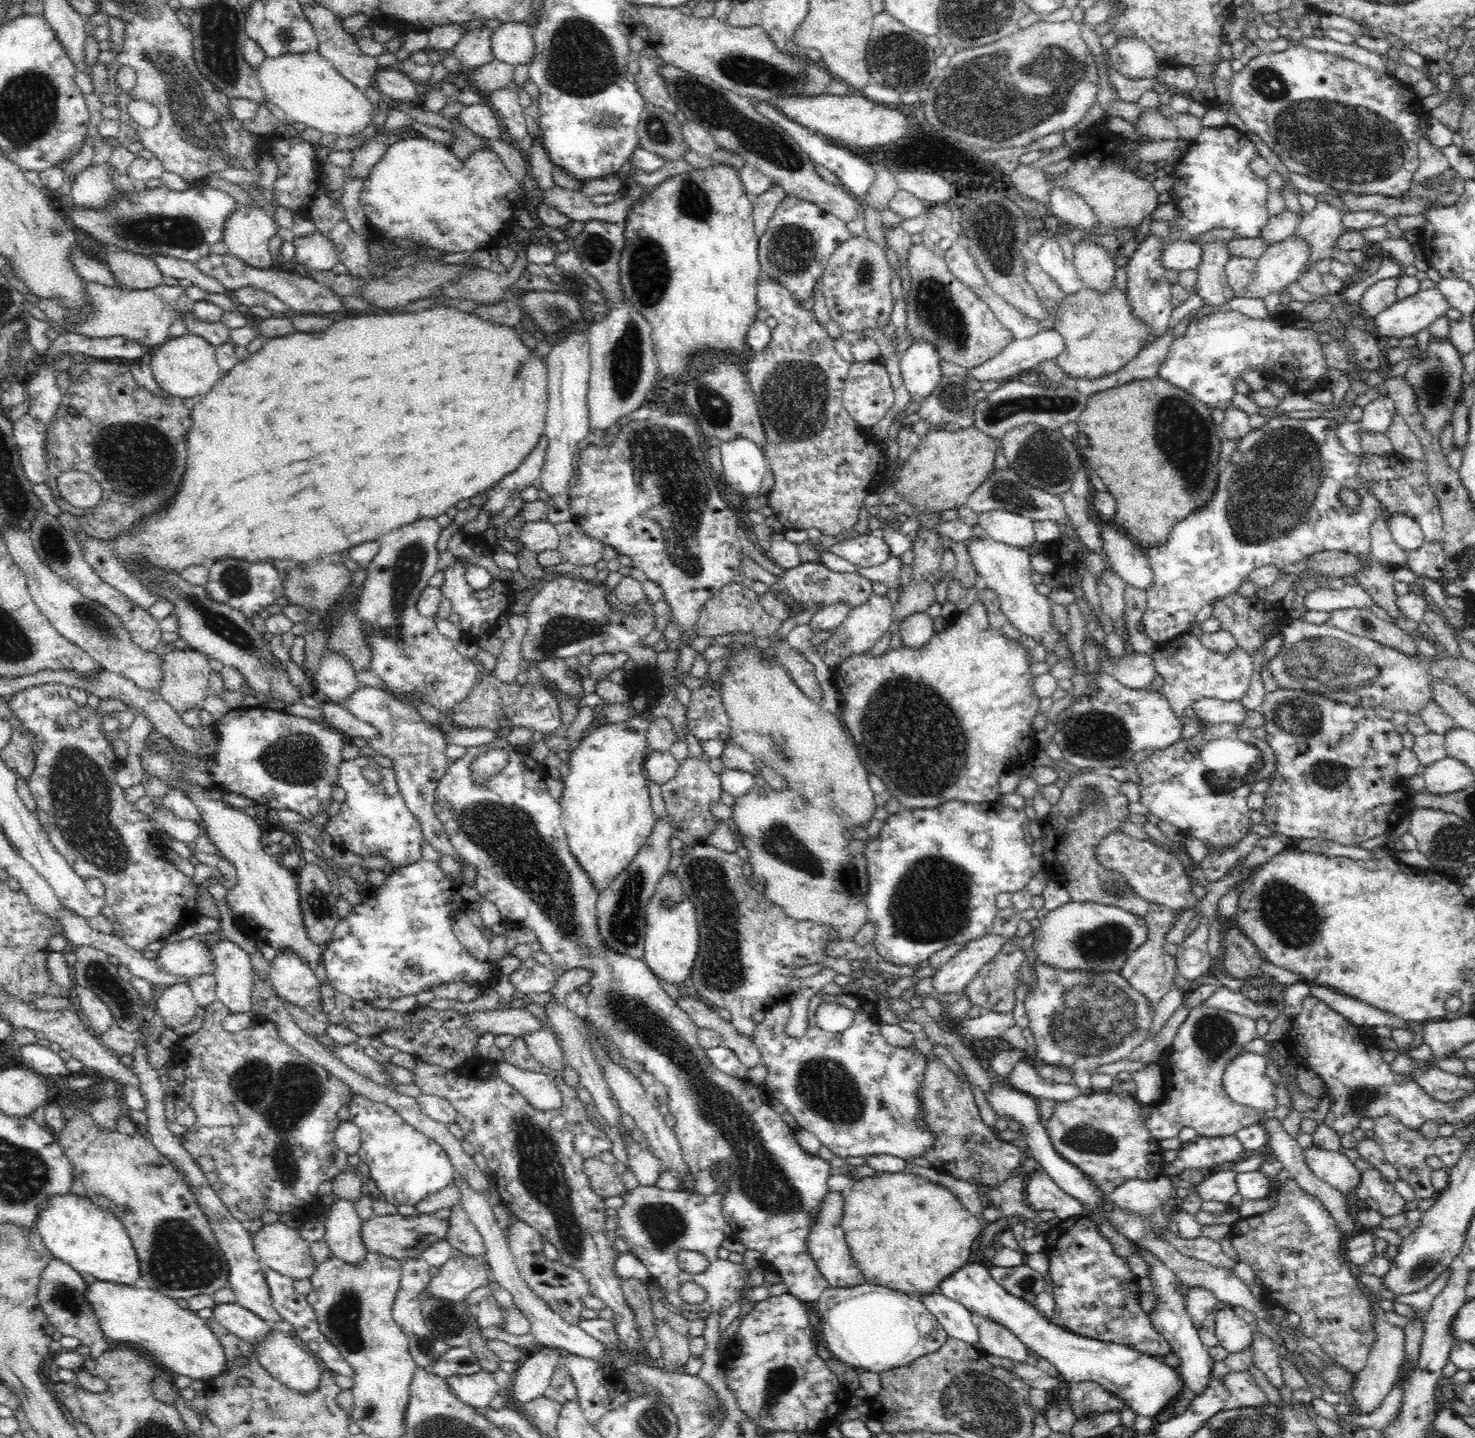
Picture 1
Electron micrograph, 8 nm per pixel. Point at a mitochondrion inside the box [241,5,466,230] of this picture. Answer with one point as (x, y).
(285, 35)

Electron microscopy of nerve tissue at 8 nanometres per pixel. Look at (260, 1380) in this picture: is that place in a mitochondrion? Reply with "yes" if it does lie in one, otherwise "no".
no

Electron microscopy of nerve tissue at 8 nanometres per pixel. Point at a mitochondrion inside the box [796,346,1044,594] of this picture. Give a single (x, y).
(1009, 491)

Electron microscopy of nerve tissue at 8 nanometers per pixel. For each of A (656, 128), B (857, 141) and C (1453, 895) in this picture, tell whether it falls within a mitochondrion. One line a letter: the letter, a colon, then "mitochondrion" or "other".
A: mitochondrion
B: other
C: other

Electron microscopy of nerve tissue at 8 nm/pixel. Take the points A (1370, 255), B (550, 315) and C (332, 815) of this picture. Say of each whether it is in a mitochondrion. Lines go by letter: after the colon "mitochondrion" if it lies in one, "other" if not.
A: other
B: mitochondrion
C: other

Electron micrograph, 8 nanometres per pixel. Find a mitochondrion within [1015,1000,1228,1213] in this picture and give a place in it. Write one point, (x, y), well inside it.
(1083, 1138)

